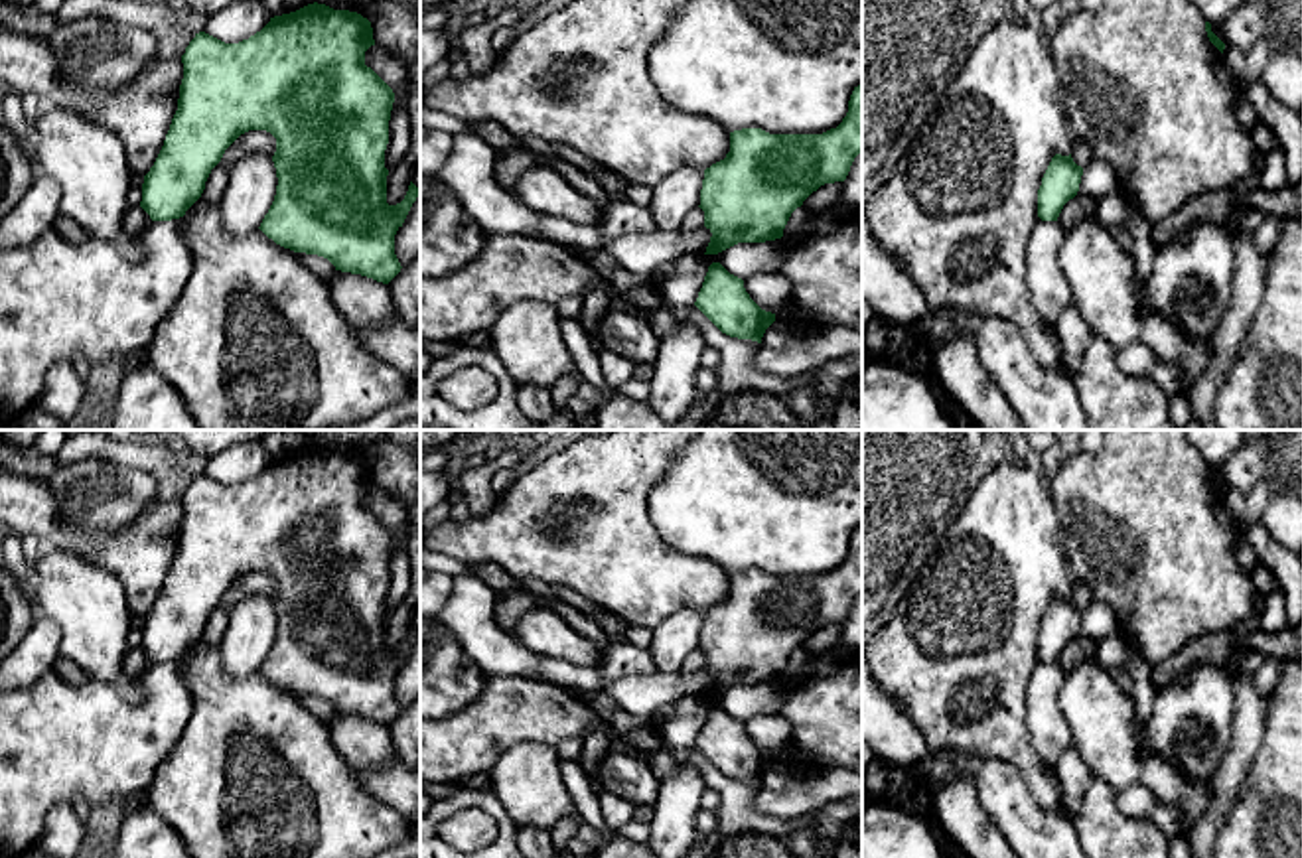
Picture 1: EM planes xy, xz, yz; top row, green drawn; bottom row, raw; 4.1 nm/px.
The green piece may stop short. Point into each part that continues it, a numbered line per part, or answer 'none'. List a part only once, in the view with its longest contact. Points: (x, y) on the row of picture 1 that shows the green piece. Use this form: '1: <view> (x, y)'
none

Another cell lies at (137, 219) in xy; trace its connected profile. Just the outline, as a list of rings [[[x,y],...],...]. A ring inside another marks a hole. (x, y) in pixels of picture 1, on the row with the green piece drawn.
[[[140,205],[128,207],[124,215],[124,231],[132,235],[142,235],[150,221],[150,215]]]

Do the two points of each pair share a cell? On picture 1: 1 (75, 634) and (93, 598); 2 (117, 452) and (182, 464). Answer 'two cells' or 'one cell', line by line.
1: one cell
2: one cell

